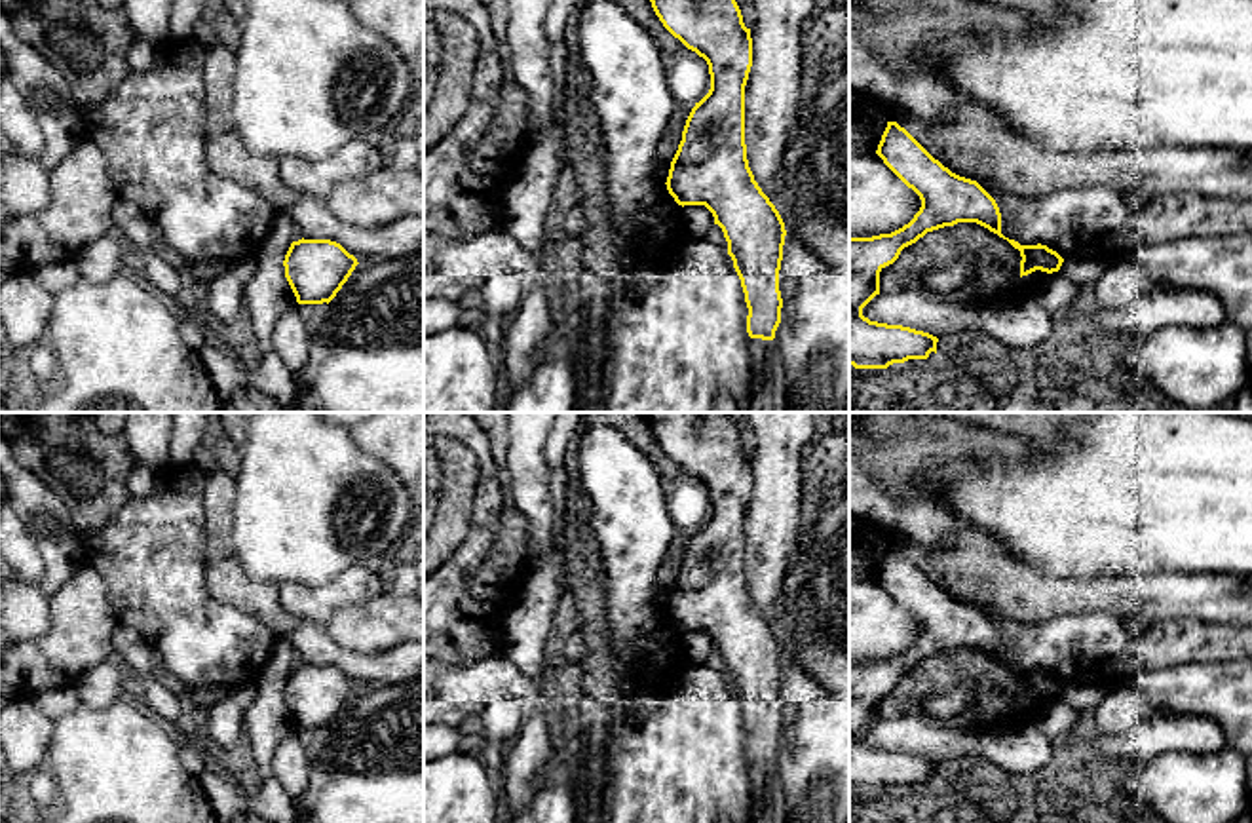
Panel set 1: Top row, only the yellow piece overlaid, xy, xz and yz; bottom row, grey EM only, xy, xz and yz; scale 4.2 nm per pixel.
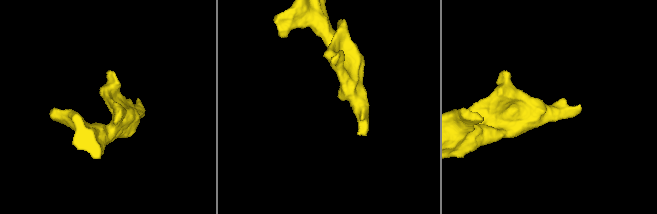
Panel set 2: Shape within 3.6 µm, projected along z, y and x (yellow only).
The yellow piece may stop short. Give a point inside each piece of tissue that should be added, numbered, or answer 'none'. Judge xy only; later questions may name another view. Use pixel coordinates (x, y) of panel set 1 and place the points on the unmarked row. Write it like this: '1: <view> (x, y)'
none

